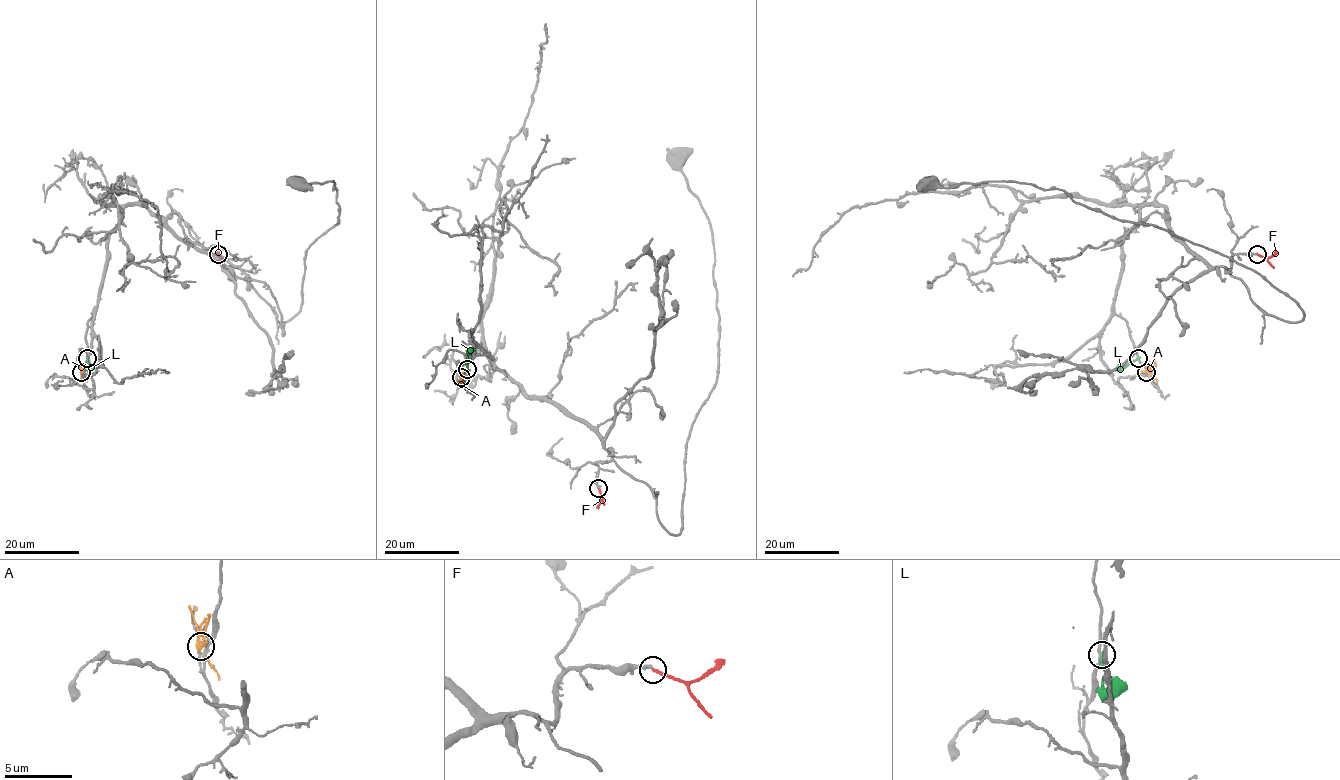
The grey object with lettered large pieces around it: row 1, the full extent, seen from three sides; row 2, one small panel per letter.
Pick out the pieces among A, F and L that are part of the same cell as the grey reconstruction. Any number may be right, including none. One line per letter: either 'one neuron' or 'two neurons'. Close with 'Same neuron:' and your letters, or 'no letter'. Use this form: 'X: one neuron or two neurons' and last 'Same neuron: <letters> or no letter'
A: two neurons
F: two neurons
L: two neurons
Same neuron: no letter

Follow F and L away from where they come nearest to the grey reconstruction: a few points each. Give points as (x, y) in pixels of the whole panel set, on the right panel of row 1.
F: (1257, 254), (1269, 257), (1277, 252)
L: (1137, 358), (1124, 367), (1117, 366)

